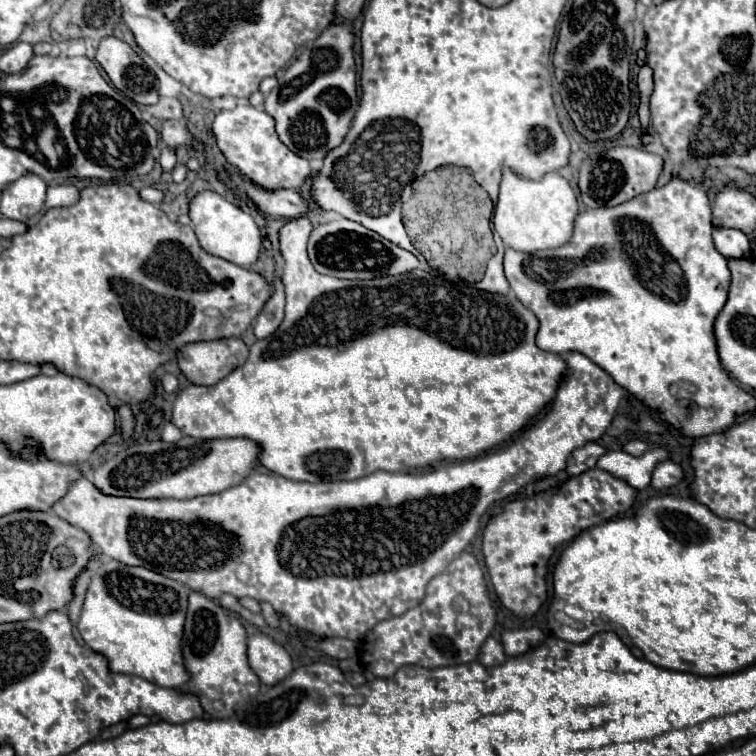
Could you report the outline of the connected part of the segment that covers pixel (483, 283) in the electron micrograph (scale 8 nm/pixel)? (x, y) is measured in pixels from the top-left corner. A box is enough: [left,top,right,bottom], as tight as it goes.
[479,236,509,294]

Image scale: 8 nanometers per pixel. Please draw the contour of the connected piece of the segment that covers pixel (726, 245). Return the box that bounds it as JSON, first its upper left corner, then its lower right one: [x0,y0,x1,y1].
[713,228,751,258]

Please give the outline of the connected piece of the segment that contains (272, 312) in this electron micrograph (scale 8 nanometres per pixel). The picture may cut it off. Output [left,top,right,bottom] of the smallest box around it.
[253,280,285,340]

